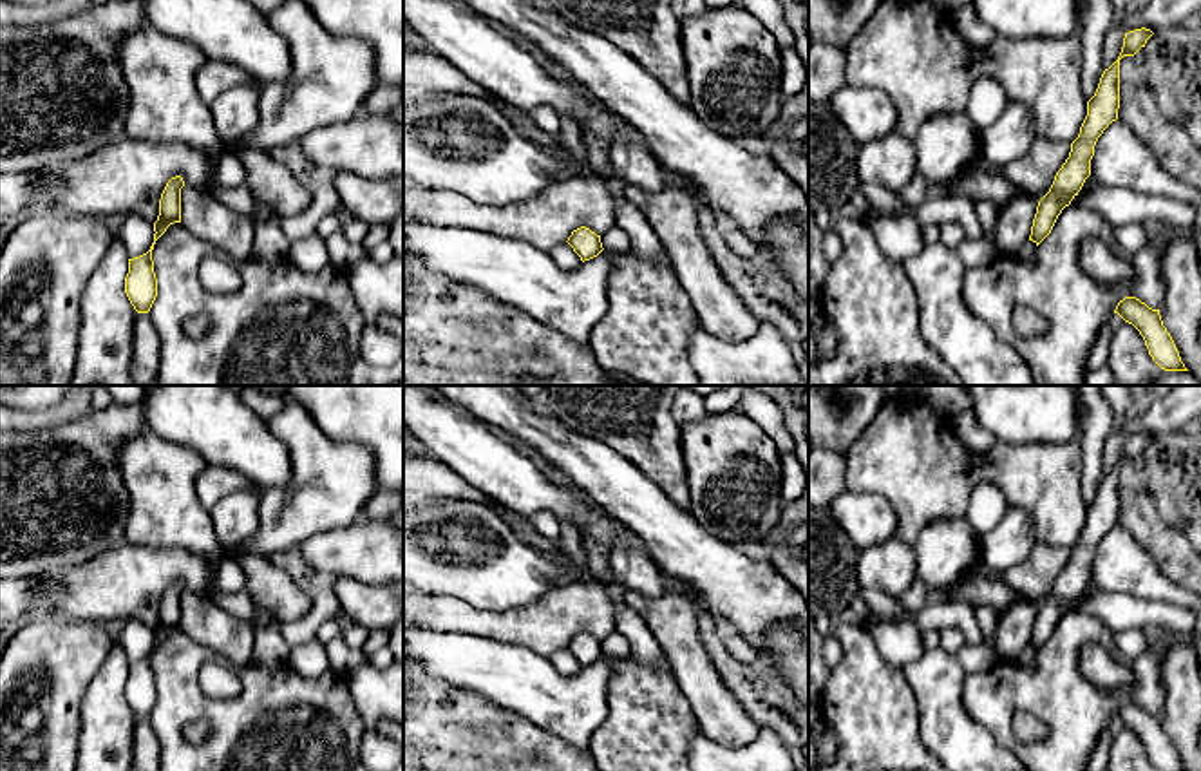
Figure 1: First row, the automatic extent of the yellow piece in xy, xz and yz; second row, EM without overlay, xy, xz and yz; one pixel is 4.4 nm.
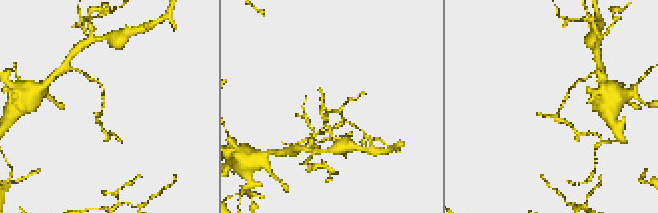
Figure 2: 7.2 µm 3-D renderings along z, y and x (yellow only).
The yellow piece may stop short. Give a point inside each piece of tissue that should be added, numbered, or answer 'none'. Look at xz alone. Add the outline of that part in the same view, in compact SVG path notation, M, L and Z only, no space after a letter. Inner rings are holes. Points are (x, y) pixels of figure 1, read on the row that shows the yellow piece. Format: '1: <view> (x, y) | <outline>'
none

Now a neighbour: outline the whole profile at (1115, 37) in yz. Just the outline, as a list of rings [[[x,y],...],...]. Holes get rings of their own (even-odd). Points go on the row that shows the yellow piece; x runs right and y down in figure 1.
[[[1116,20],[1105,34],[1105,45],[1103,45],[1105,69],[1109,69],[1118,60],[1123,38],[1125,31],[1121,27],[1121,22]]]

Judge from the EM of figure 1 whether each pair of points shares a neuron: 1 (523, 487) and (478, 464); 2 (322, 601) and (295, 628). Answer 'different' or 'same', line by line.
1: same
2: same

